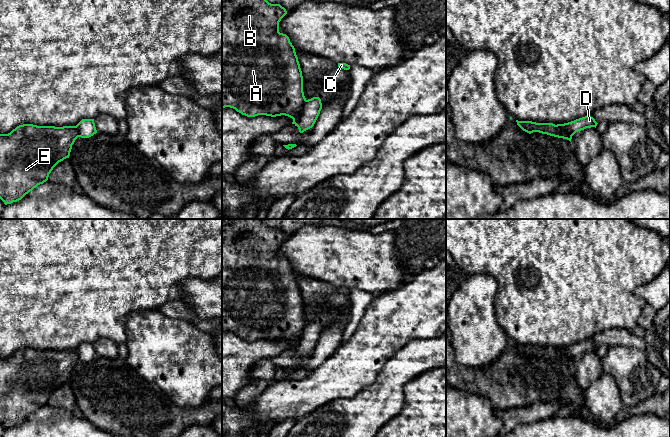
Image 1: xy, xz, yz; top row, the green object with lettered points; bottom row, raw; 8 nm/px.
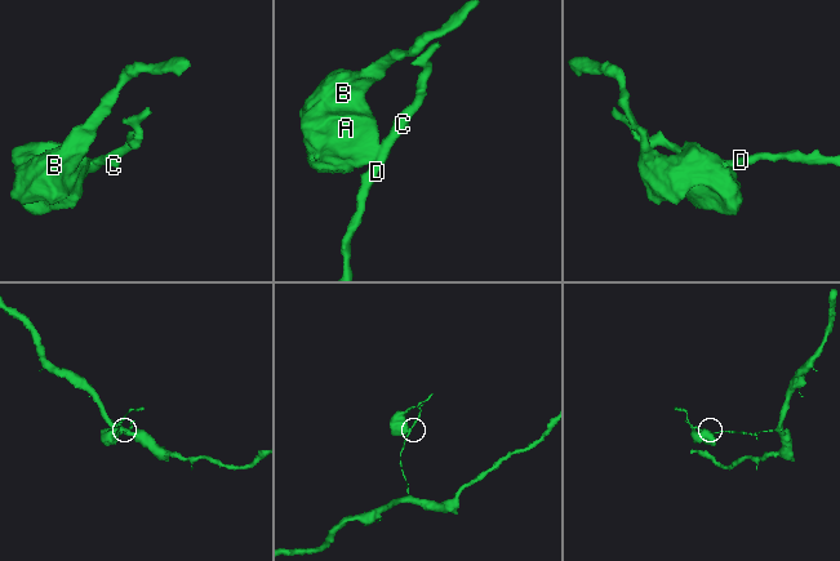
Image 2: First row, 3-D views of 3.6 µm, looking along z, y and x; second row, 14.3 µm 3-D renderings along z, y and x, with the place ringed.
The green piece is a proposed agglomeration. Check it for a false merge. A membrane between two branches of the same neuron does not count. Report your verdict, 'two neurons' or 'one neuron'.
two neurons

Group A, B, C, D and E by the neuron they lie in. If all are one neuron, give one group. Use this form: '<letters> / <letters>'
A B E / C D

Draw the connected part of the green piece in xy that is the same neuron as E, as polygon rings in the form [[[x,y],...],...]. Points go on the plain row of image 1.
[[[23,348],[8,358],[0,358],[0,423],[5,429],[21,424],[48,404],[53,392],[69,382],[72,369],[79,361],[76,350],[37,350]]]

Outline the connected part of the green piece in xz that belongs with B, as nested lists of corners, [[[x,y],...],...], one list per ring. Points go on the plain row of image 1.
[[[222,219],[222,332],[230,331],[235,333],[237,336],[241,337],[242,339],[245,339],[247,341],[255,341],[258,339],[266,339],[271,341],[281,340],[285,339],[293,343],[292,348],[294,348],[302,335],[302,332],[306,326],[306,322],[304,320],[303,316],[303,300],[302,295],[300,292],[300,288],[298,285],[298,281],[295,276],[295,272],[290,266],[289,261],[286,258],[279,256],[279,246],[281,243],[287,238],[287,235],[284,231],[282,231],[280,228],[271,228],[269,227],[262,219]]]

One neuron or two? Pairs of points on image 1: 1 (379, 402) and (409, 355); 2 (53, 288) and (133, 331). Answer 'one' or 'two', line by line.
1: one
2: two

